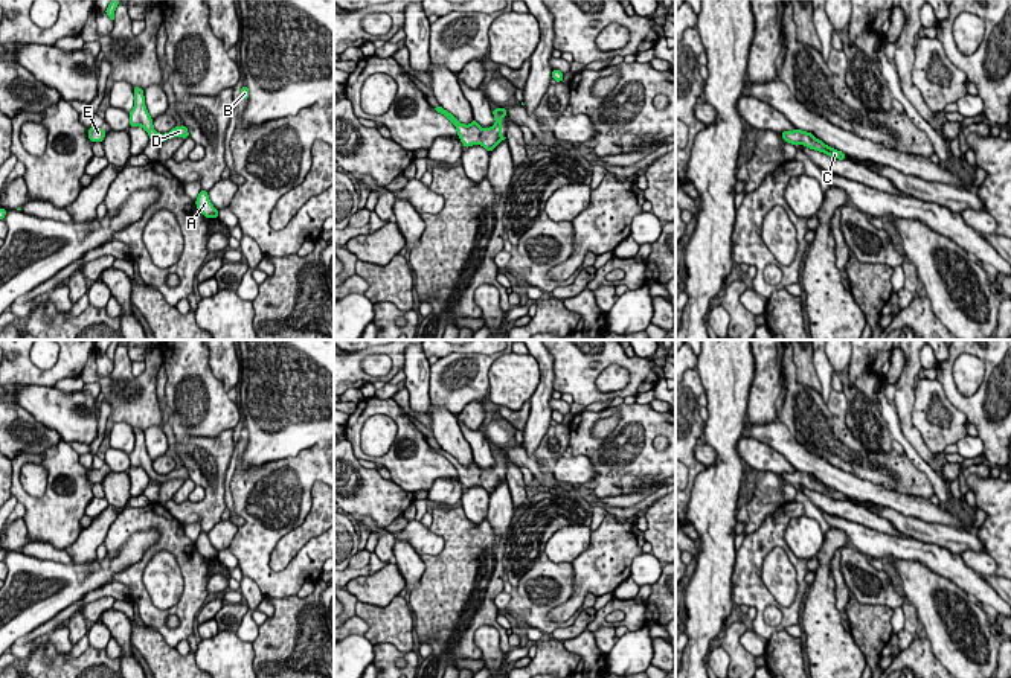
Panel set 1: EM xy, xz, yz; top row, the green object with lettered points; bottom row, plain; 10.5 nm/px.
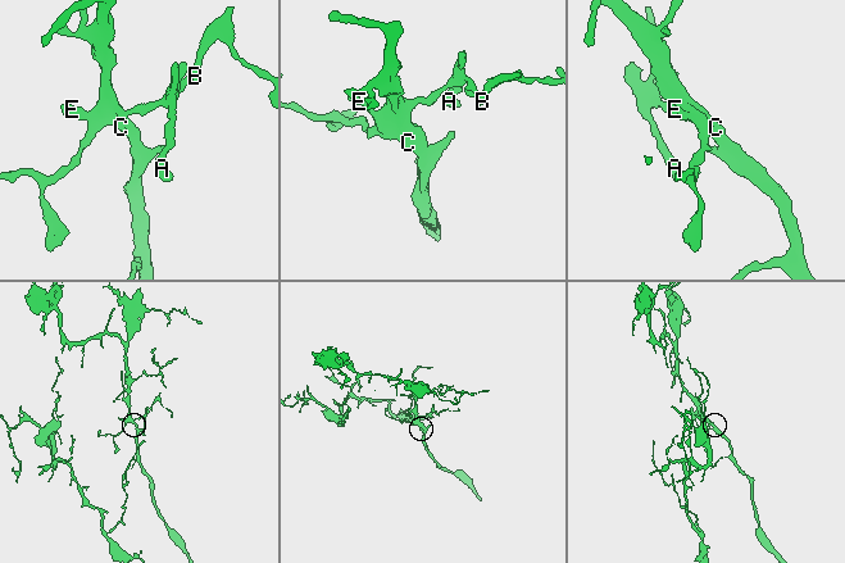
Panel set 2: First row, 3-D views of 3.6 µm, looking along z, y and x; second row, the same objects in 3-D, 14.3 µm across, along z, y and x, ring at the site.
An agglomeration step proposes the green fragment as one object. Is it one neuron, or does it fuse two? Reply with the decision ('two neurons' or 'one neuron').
one neuron

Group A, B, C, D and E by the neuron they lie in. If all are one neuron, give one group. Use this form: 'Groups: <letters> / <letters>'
Groups: A B C D E

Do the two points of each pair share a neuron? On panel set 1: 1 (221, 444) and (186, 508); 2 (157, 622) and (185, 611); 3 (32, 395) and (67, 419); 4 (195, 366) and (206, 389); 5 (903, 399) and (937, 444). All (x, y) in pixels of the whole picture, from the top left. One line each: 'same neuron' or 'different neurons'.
1: same neuron
2: same neuron
3: same neuron
4: same neuron
5: different neurons

